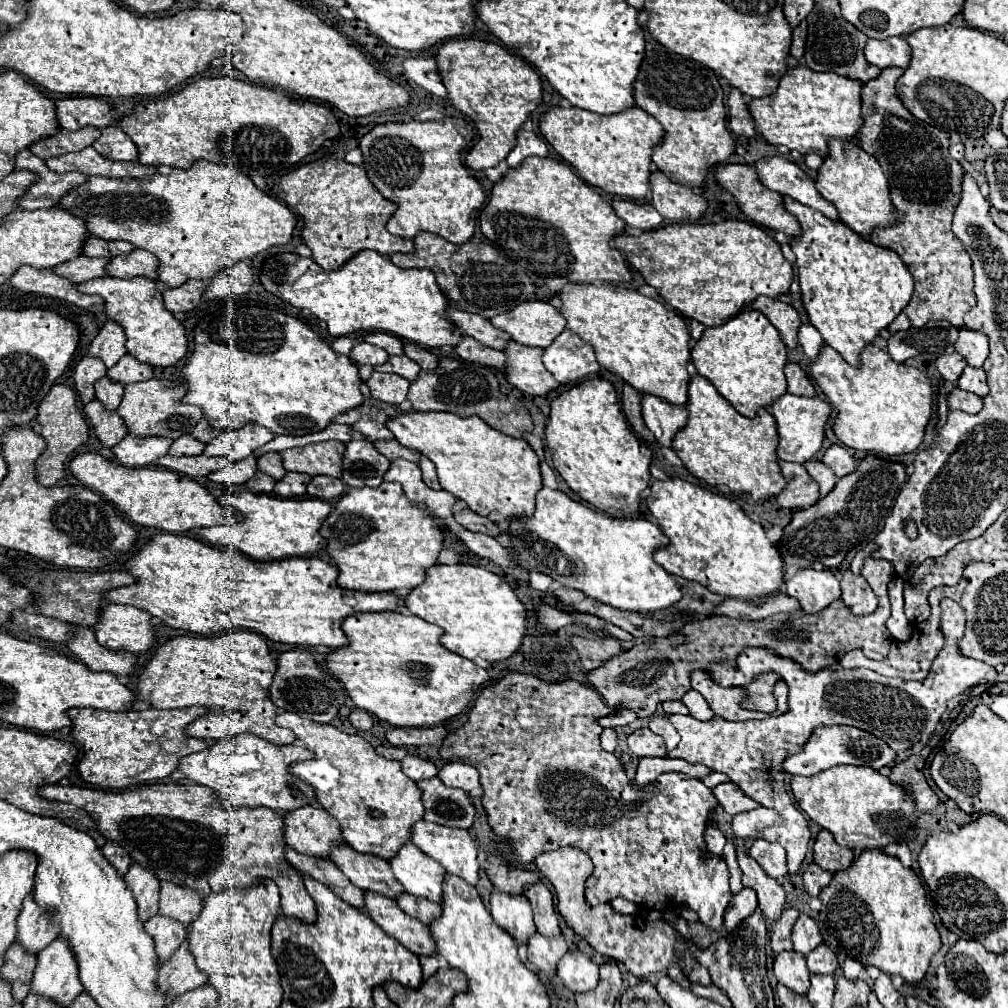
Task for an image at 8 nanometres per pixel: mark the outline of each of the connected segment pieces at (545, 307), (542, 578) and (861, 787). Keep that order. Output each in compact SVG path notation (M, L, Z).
M524 301L490 321L494 327L506 331L516 343L542 349L566 327L566 319L548 301Z
M534 571L530 573L530 585L532 585L534 589L542 591L542 593L548 593L552 583L554 583L554 581L552 581L548 575L542 575L542 573L534 573Z
M836 765L832 769L826 769L822 773L816 773L812 777L802 777L794 775L790 781L794 799L798 807L822 829L828 829L838 845L846 845L850 849L874 849L874 847L884 847L888 843L896 841L910 841L914 835L916 827L916 809L914 809L914 799L908 797L902 787L892 785L888 777L880 775L878 771L870 767L854 767L854 765Z

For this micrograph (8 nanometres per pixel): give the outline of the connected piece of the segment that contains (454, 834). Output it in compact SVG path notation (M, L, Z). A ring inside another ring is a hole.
M424 819L416 821L410 829L410 841L428 857L432 857L434 861L438 861L448 873L458 875L460 879L464 879L468 885L476 885L478 883L478 861L476 861L476 843L472 841L472 837L468 835L466 829L456 829L456 827L444 827L444 825L436 825L436 823L428 823Z

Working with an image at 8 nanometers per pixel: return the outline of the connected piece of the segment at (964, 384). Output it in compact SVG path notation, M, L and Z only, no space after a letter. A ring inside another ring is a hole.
M966 367L956 383L960 389L976 393L978 397L984 397L988 393L988 385L986 385L986 373L984 369L974 369L974 367Z

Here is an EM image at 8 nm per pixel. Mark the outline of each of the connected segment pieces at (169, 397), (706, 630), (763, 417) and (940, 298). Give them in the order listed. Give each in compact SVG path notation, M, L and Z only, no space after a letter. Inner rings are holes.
M150 379L140 381L138 385L124 387L124 397L118 407L118 415L124 419L128 433L136 437L166 437L166 439L178 439L186 433L190 433L196 423L202 417L200 409L194 409L192 405L182 405L182 393L186 393L184 385L170 385L162 379Z
M868 557L862 567L862 577L868 581L872 591L878 595L878 609L866 617L854 617L846 609L846 605L834 601L820 613L782 613L760 621L750 619L730 619L724 615L712 615L702 621L686 623L680 633L688 637L686 645L670 645L668 639L654 639L652 643L634 645L628 651L612 657L600 667L586 673L590 687L600 691L604 703L616 709L632 709L640 717L650 717L658 703L668 699L680 699L690 689L688 673L692 669L706 669L710 661L734 661L734 657L744 647L768 647L774 653L782 653L782 657L790 657L798 661L808 671L818 671L840 661L848 651L862 649L868 659L886 661L888 647L892 637L886 629L886 619L890 617L888 603L888 583L894 577L894 565L886 559Z
M702 375L690 377L686 409L688 423L674 435L672 451L682 459L682 463L694 477L706 481L708 485L728 485L732 491L746 491L750 493L752 501L768 499L784 489L784 477L778 469L778 455L774 453L774 441L778 441L778 437L774 433L774 417L770 417L768 409L761 408L752 419L740 415Z
M886 67L880 75L862 85L862 129L856 143L876 157L890 183L894 207L894 225L876 227L868 239L894 249L914 277L914 295L902 309L914 327L928 321L950 321L962 327L964 313L976 305L972 259L954 237L950 223L962 195L962 165L948 153L948 135L928 123L918 121L902 105L896 93L896 79L904 73L900 67Z

